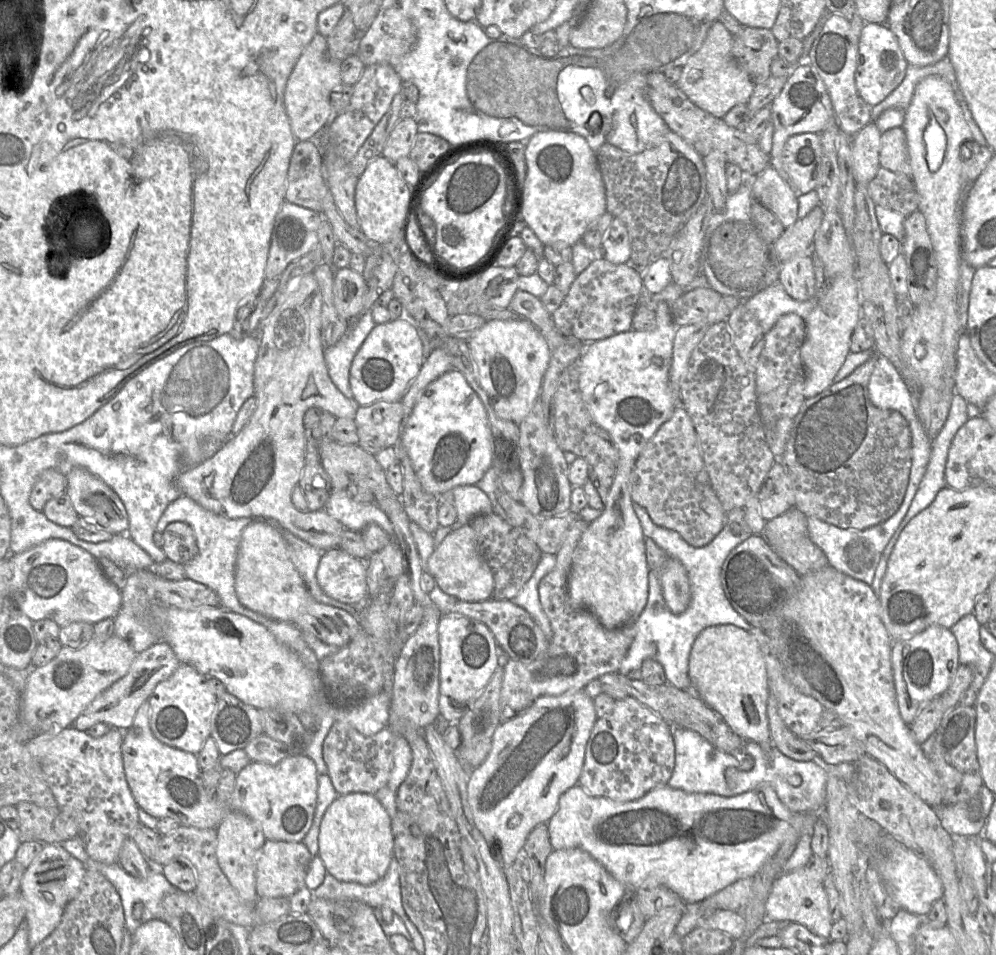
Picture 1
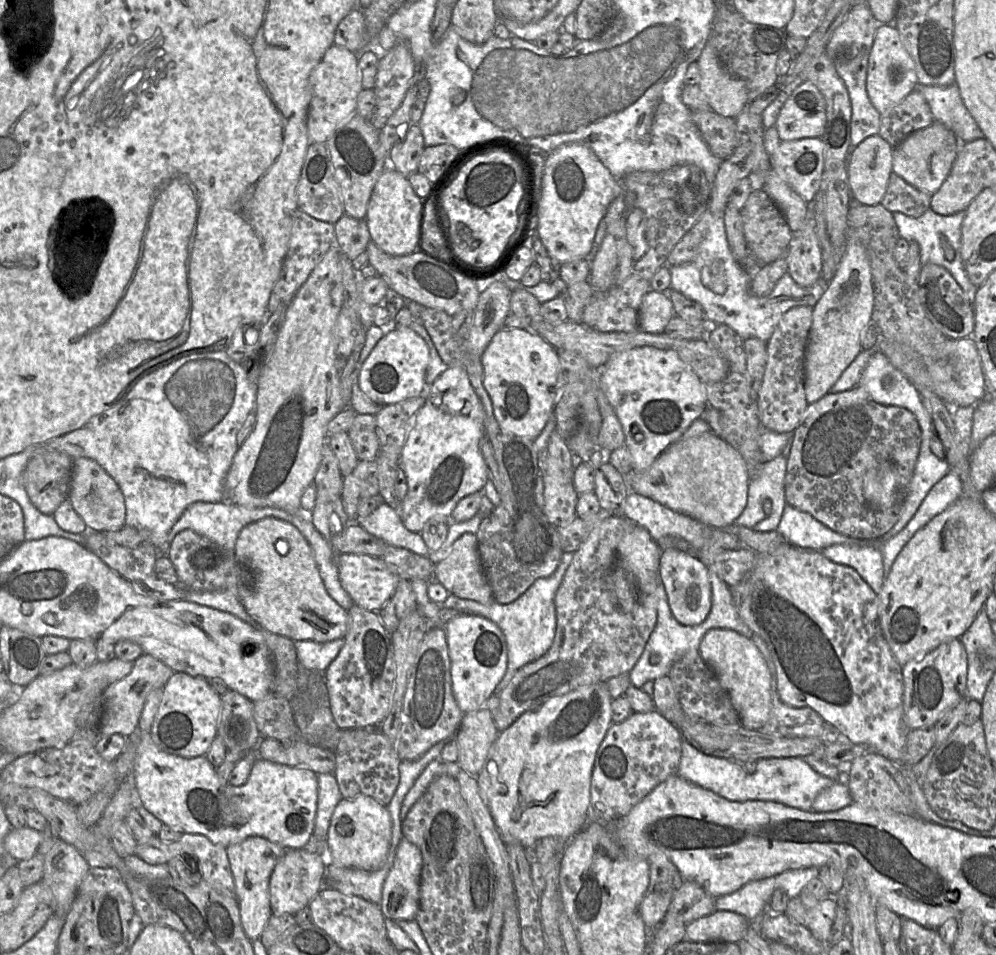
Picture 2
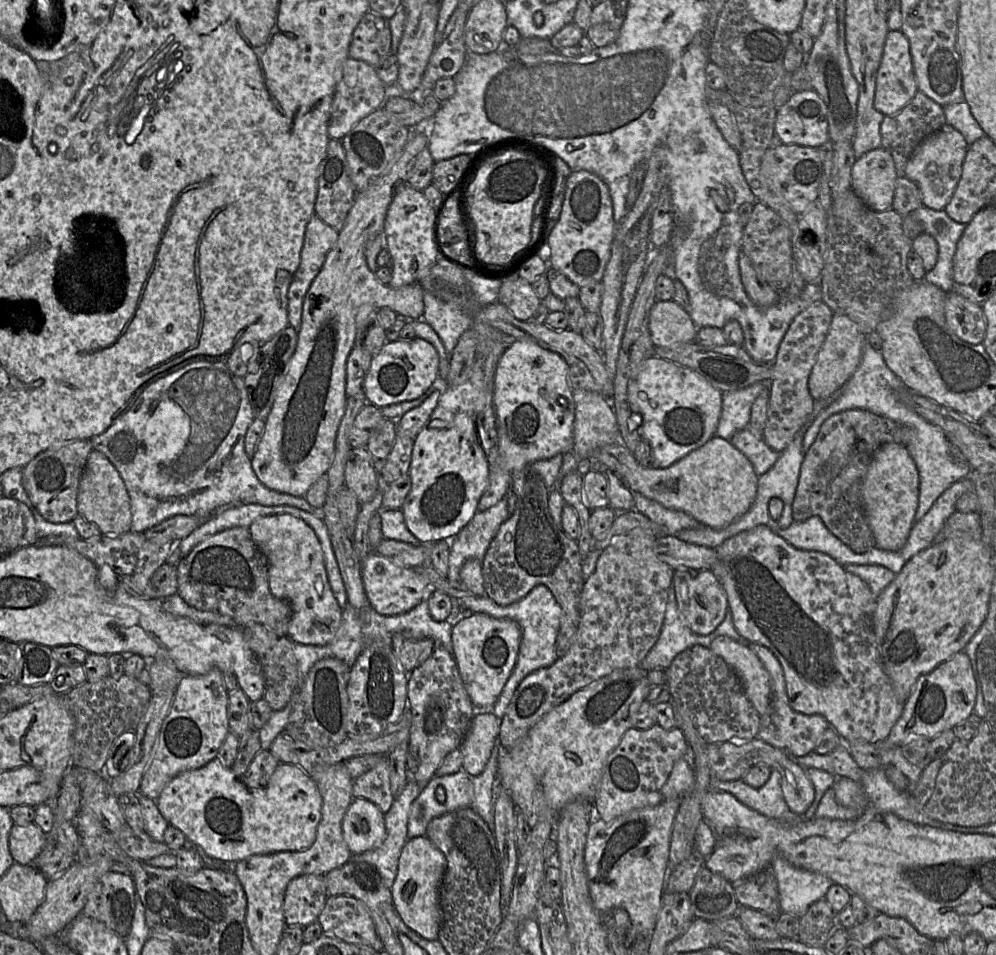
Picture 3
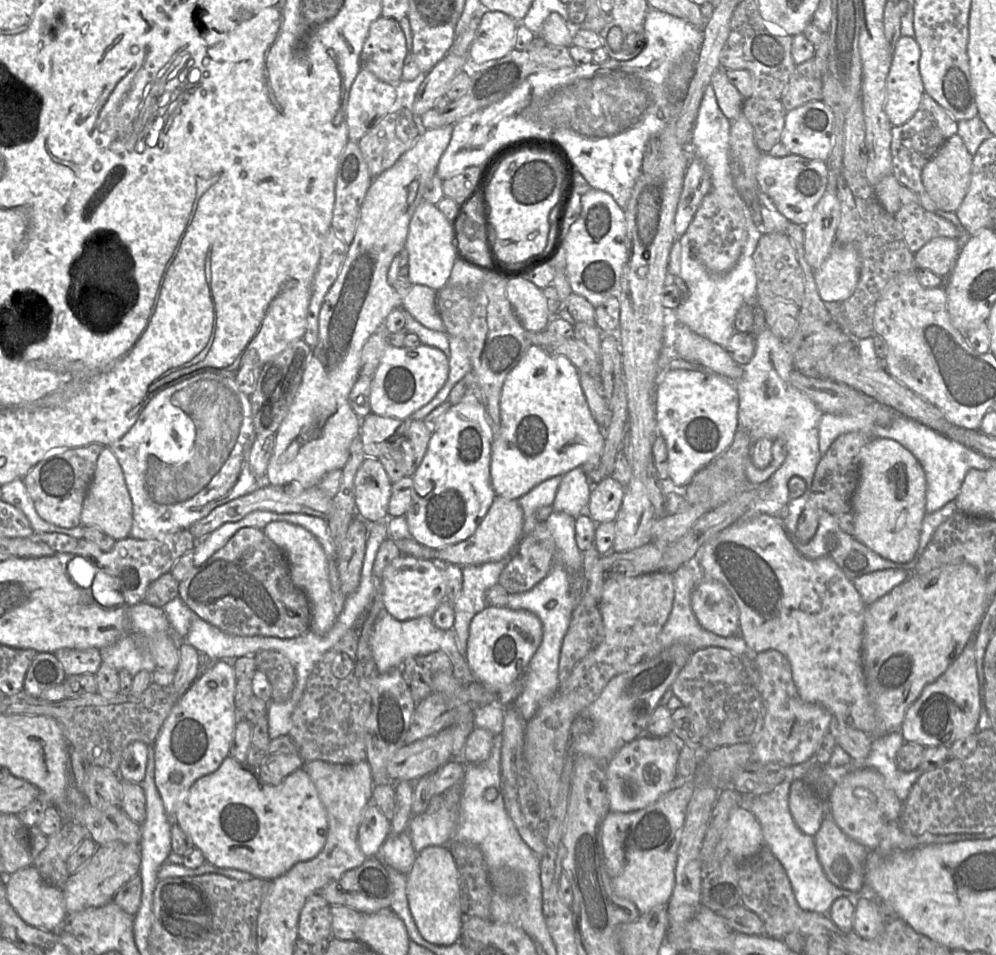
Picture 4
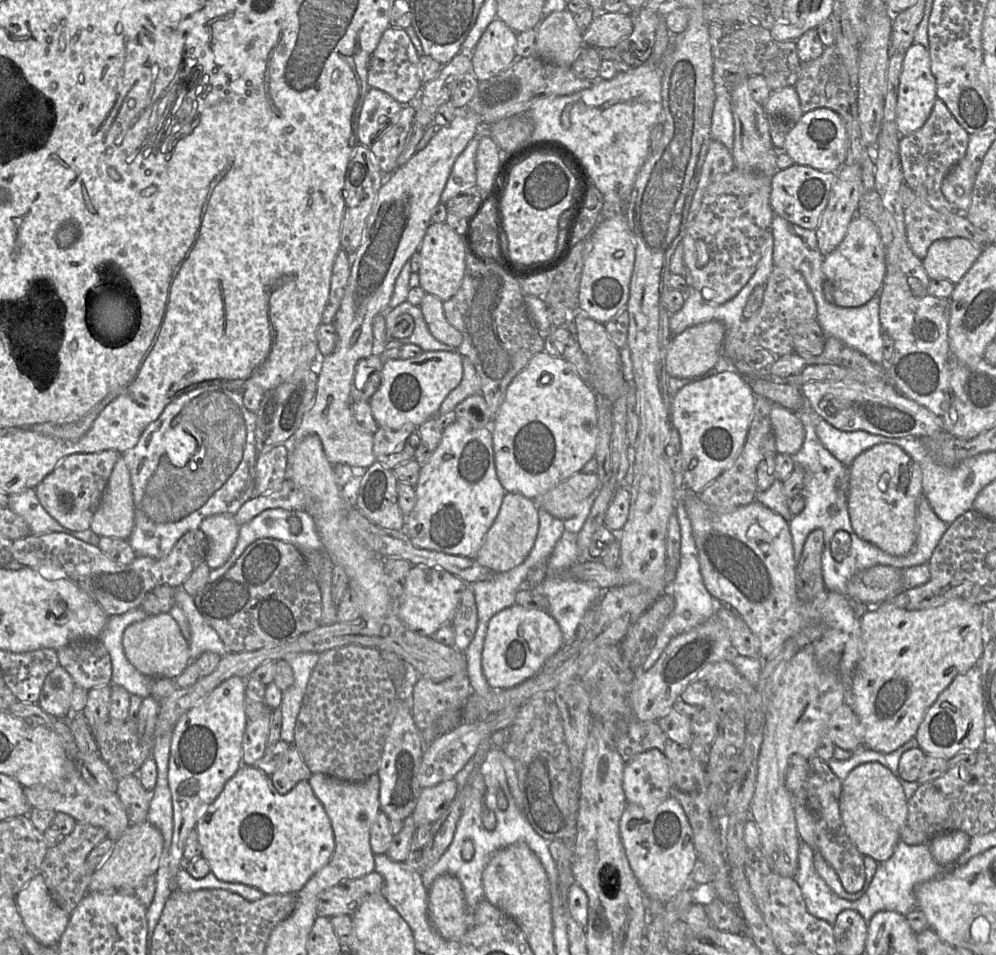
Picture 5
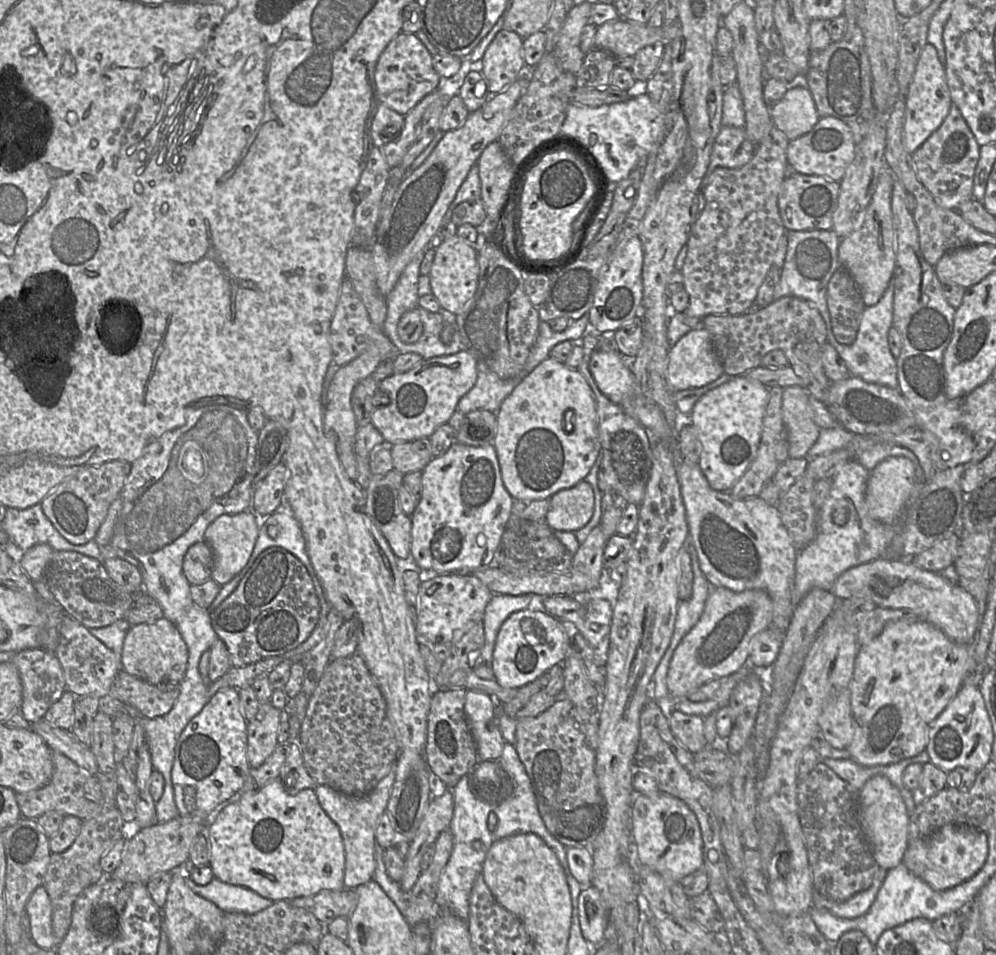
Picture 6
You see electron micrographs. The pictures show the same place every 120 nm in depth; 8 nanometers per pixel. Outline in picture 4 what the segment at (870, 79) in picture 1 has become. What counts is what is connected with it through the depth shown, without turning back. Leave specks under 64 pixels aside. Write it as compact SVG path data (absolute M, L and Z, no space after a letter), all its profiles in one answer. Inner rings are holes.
M901 36L892 52L892 60L886 79L886 100L884 111L892 126L901 126L917 112L924 86L919 72L920 48L913 37Z

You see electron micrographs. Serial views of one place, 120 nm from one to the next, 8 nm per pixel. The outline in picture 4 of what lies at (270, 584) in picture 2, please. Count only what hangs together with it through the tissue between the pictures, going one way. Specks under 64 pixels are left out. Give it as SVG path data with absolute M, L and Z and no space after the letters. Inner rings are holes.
M272 521L263 528L263 532L284 551L288 560L289 573L293 584L302 590L309 600L309 631L317 635L326 634L335 624L337 616L334 612L330 590L328 564L320 543L305 528L285 521Z

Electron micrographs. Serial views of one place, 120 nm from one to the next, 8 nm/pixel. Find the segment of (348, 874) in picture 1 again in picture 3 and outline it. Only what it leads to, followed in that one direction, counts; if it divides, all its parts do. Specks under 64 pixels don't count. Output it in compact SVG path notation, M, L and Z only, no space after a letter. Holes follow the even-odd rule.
M354 798L342 821L344 840L353 855L378 847L385 839L384 813L372 802Z

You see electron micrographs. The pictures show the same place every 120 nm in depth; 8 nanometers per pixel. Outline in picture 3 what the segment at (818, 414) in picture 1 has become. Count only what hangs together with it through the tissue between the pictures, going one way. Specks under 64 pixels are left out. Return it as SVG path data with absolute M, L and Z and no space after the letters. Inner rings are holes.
M850 409L827 418L821 425L816 439L805 451L798 484L792 505L794 521L802 522L818 516L828 530L855 552L866 552L875 546L875 538L860 506L861 481L867 467L883 445L902 444L901 425L893 420L864 409Z

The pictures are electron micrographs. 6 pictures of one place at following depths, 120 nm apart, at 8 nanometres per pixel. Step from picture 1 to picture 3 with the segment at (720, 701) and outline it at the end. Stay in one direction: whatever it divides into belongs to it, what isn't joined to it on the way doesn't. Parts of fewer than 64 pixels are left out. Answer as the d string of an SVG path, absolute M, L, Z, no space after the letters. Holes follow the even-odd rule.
M718 636L709 648L734 669L748 699L760 717L764 715L770 700L770 676L758 656L727 636Z

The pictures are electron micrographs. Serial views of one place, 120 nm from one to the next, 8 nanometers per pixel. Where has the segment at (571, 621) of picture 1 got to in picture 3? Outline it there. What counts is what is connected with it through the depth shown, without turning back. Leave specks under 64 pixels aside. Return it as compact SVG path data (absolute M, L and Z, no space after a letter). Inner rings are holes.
M634 528L629 532L618 535L612 538L611 542L602 550L600 553L595 570L591 573L585 580L583 589L580 593L579 597L579 625L574 636L573 643L568 650L568 652L561 658L558 658L552 665L538 669L529 675L527 675L517 686L515 689L513 696L510 700L510 703L505 711L504 716L500 719L499 733L498 733L498 742L504 748L513 748L517 744L519 744L529 733L529 731L540 721L543 719L545 715L547 715L554 708L565 702L576 692L586 688L590 684L599 681L603 677L610 675L612 672L616 670L623 670L628 668L633 668L640 665L641 661L647 655L647 653L651 650L651 648L656 643L661 628L664 622L667 600L668 600L668 590L672 586L673 573L674 569L671 568L668 564L661 561L655 553L654 546L657 540L657 536L652 532L647 532L641 528Z

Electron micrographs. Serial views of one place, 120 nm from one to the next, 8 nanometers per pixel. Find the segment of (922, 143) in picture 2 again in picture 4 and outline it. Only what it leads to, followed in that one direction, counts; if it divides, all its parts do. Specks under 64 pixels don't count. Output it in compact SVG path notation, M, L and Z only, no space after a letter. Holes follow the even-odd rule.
M957 133L951 136L924 166L922 183L941 212L956 212L963 202L969 188L972 170L972 155L966 149L963 140Z

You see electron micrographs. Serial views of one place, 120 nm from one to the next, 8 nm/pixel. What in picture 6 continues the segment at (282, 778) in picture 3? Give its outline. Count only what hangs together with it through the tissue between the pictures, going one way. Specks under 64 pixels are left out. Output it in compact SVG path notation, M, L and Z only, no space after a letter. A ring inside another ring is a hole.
M279 777L258 790L243 793L237 801L223 808L208 827L208 841L210 843L209 865L213 870L214 877L228 884L248 888L273 902L291 901L295 898L312 896L324 890L339 891L344 889L345 851L338 826L321 807L314 790L306 788L296 795L289 795L284 790Z

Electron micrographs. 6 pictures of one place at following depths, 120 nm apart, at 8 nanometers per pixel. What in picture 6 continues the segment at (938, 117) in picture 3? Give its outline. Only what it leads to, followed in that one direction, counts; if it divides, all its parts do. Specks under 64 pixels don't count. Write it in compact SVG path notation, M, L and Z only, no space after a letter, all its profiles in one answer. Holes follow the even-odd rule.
M952 103L940 127L911 156L919 180L939 206L957 211L962 204L973 198L980 145L955 104Z

